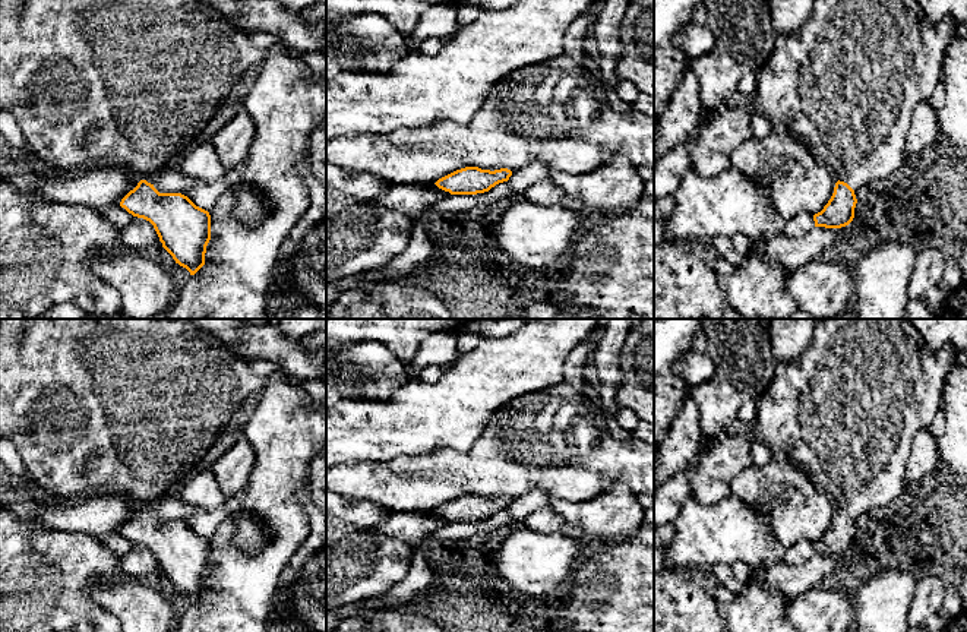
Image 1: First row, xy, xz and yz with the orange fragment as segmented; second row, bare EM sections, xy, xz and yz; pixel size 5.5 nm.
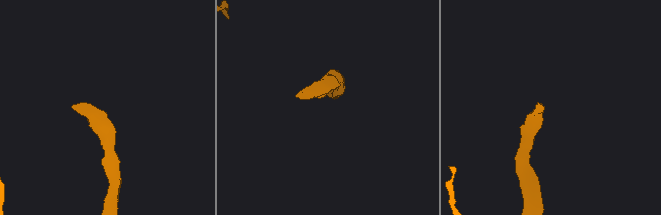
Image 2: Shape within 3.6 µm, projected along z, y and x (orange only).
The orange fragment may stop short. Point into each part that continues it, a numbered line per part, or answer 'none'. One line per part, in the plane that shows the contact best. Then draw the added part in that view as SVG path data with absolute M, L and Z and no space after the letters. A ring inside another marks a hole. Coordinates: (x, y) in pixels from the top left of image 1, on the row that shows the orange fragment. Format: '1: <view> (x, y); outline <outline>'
1: yz (846, 84); outline M815 0L809 19L799 31L791 35L775 34L771 57L758 72L755 108L770 118L774 129L786 129L799 138L819 164L828 167L840 181L847 183L854 192L862 186L870 187L875 181L891 176L904 162L913 111L932 95L939 83L947 47L957 34L958 29L951 19L930 23L914 0Z

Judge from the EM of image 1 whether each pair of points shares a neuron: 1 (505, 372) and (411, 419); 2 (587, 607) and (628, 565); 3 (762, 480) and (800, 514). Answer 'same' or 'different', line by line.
1: same
2: same
3: same

